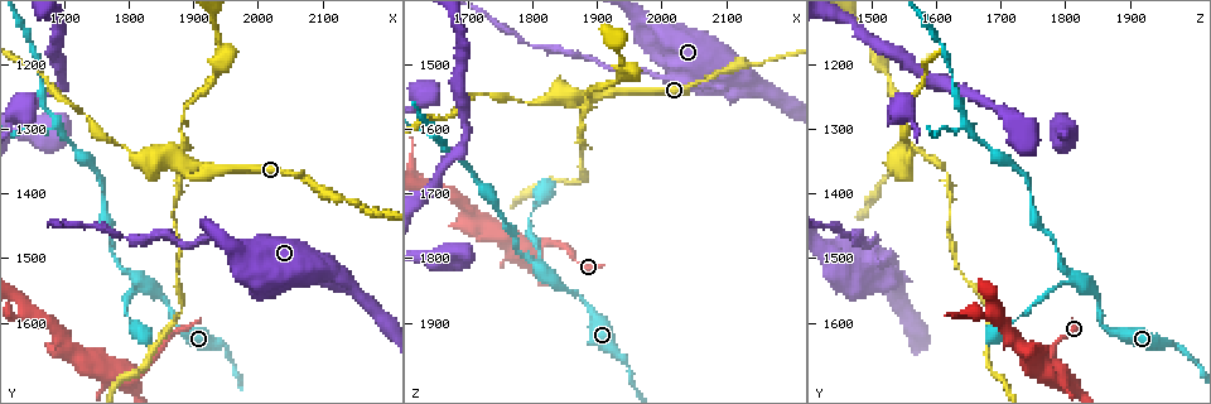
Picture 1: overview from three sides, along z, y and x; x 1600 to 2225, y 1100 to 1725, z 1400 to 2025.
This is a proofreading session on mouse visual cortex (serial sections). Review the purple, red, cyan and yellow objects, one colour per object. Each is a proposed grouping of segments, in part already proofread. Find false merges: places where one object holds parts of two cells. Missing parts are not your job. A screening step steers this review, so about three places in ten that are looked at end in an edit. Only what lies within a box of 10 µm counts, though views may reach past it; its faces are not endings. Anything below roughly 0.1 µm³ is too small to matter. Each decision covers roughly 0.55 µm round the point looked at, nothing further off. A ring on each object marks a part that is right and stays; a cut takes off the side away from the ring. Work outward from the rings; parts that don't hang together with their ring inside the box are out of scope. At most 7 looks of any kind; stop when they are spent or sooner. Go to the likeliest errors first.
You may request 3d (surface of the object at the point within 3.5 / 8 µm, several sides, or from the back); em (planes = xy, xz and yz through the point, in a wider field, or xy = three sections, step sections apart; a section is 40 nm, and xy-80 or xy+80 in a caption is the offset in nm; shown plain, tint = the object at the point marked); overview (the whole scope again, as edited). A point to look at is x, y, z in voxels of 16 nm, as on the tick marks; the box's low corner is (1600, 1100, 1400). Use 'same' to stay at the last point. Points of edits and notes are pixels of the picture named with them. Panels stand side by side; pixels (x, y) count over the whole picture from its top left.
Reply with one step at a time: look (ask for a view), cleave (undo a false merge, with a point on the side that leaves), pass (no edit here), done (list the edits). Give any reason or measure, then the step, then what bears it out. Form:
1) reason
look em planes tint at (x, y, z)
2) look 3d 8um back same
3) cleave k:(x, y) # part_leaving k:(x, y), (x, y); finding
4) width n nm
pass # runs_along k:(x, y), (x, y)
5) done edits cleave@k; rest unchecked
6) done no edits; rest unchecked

calibre changes
look 3d 3.5um back at (1865, 1345, 1555)

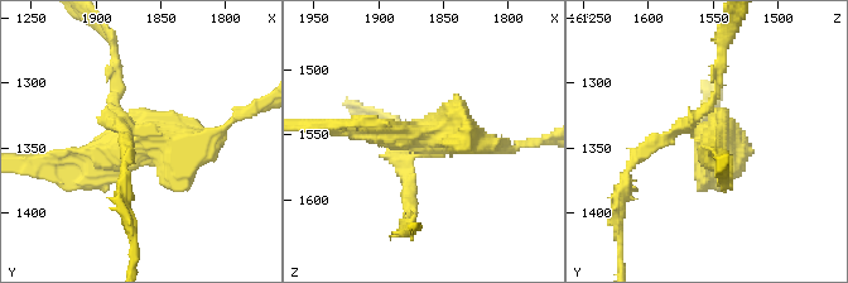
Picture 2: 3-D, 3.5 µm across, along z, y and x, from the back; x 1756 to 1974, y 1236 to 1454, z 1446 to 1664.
now the EM
look em planes tint at (1862, 1342, 1552)

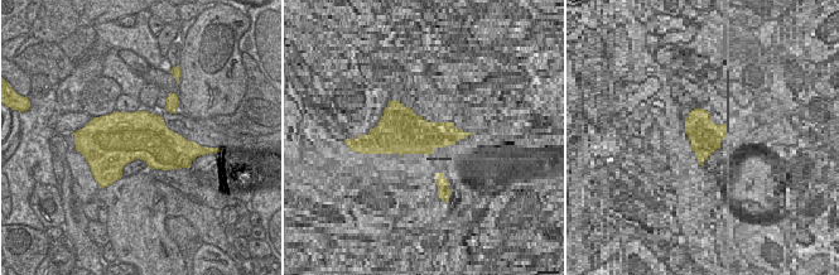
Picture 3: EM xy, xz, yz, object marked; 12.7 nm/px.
cleave 2:(114, 81) # part_leaving 2:(133, 129), (112, 118), (109, 36); a second cell is stuck on

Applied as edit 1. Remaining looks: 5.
look overview

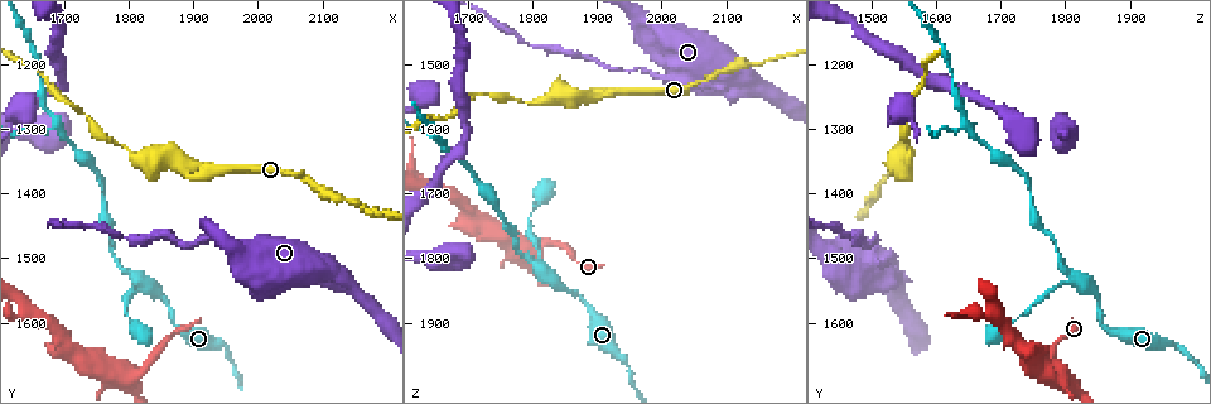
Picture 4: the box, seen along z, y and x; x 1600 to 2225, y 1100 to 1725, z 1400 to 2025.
thick turns thin
look 3d 8um at (1990, 1505, 1520)

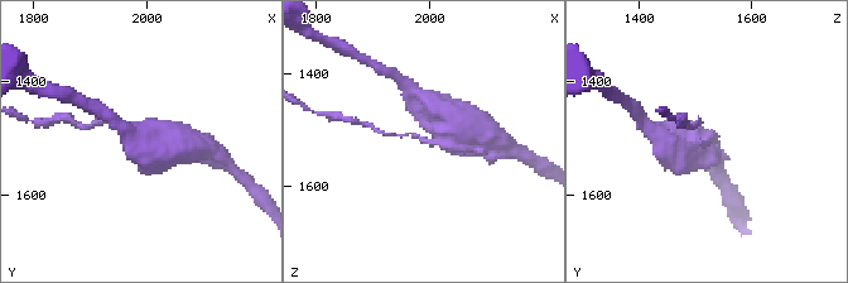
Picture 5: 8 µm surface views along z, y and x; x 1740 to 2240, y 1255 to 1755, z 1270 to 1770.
arm_widths 150, 800 nm
look em xy step 3 tint same

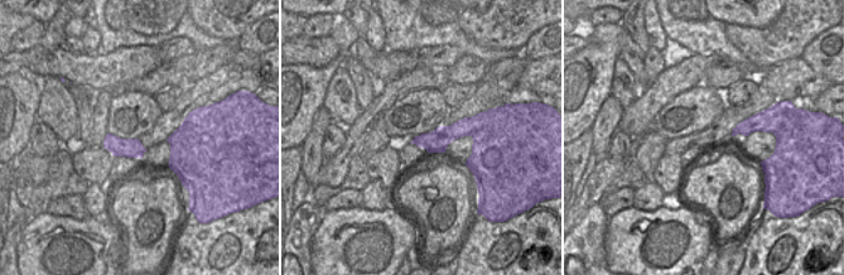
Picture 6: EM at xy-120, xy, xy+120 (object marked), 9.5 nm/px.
cleave 5:(414, 135) # part_leaving 5:(434, 140), (394, 134); a second cell is stuck on

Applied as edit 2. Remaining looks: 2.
done edits cleave@2, cleave@5; rest unchecked

